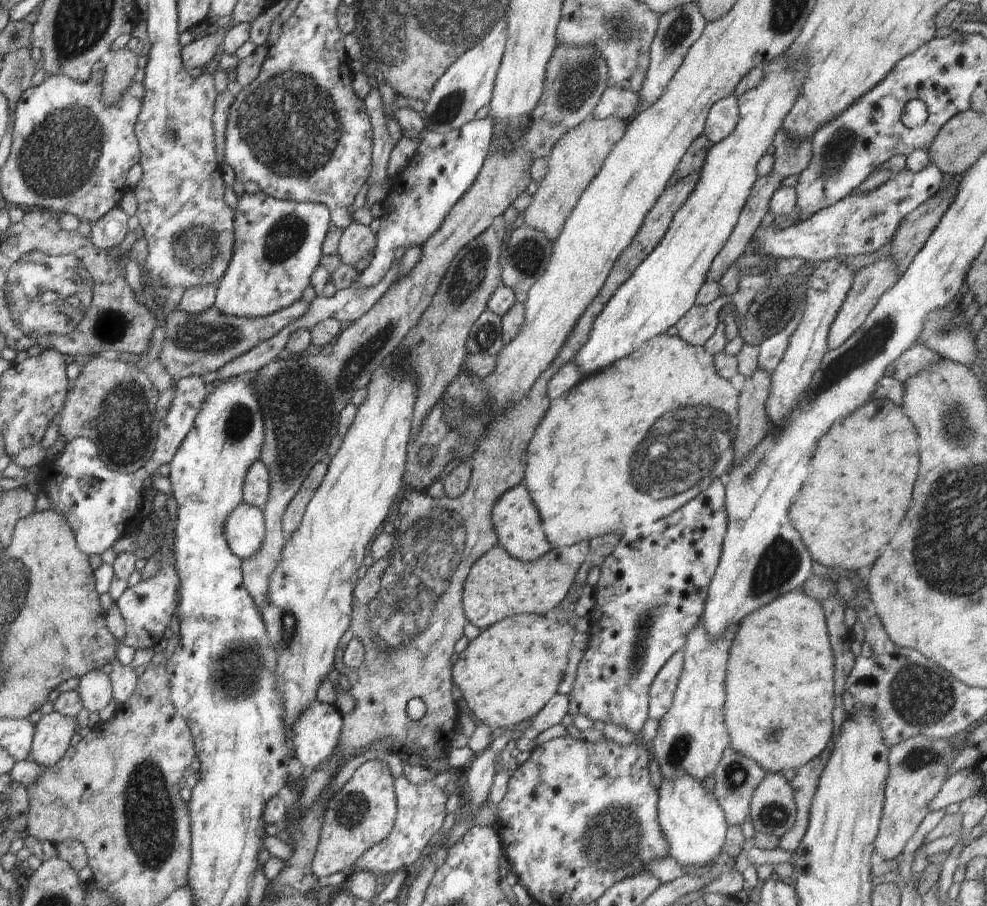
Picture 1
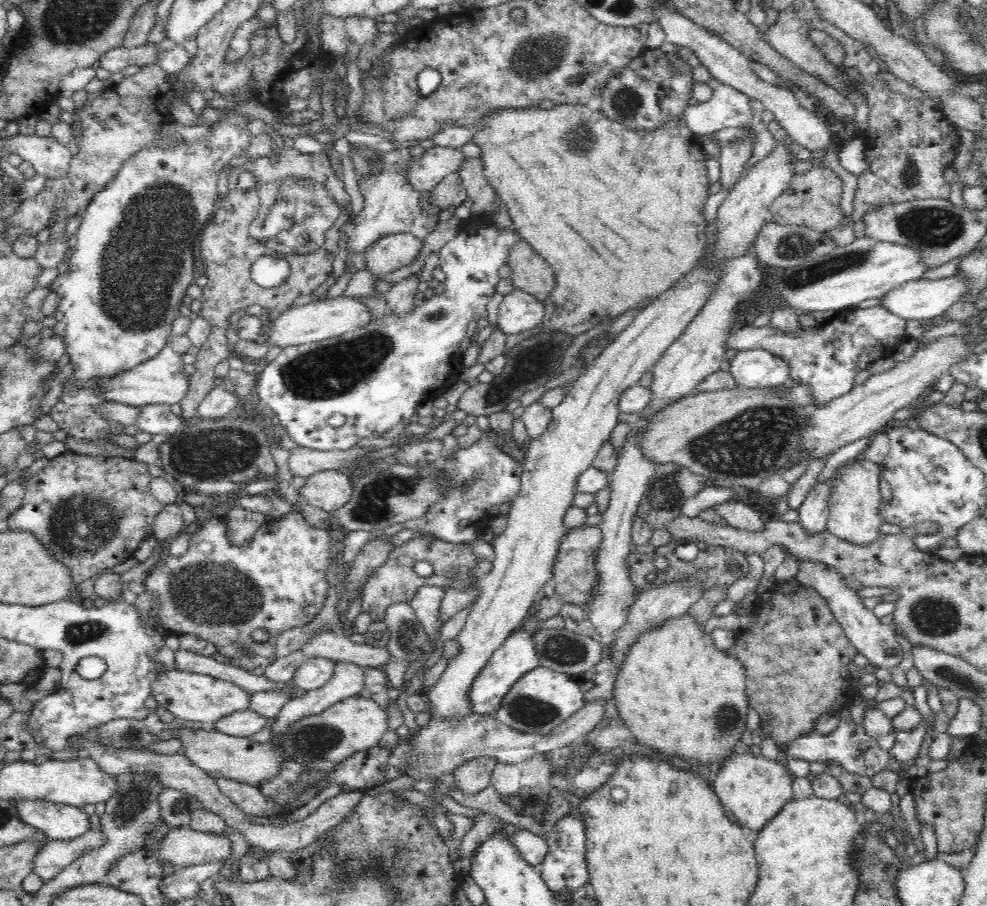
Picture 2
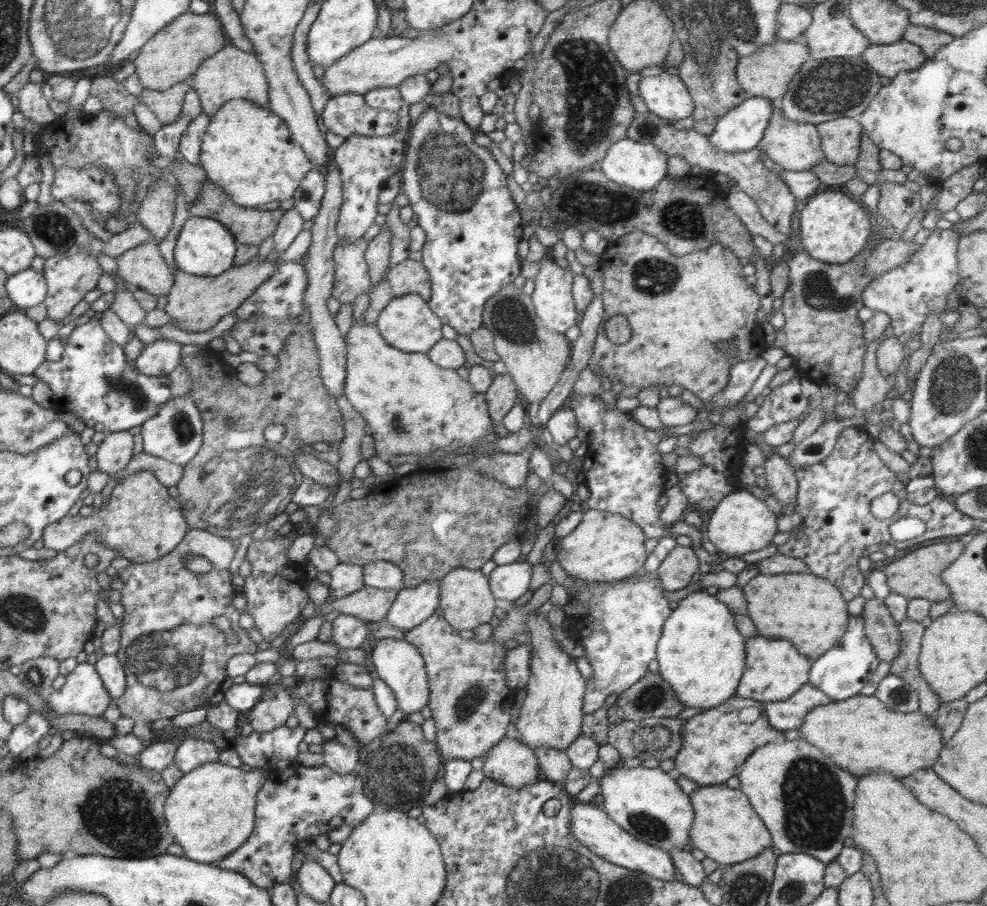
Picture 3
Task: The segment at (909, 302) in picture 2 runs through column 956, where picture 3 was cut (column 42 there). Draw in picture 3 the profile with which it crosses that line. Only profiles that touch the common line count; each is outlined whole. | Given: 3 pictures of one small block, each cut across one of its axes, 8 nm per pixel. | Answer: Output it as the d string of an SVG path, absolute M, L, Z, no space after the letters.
M32 267L9 276L6 280L6 291L14 301L17 310L21 311L44 302L48 294L43 274L36 272Z

